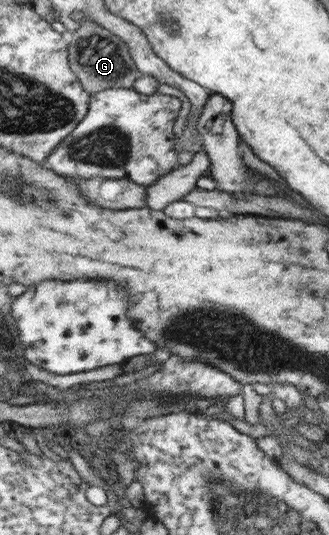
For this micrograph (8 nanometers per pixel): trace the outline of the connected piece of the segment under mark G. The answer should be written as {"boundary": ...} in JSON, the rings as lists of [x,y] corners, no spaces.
{"boundary":[[[78,22],[78,28],[70,36],[69,42],[72,70],[91,95],[101,93],[104,88],[132,88],[143,75],[125,41],[96,22]]]}

